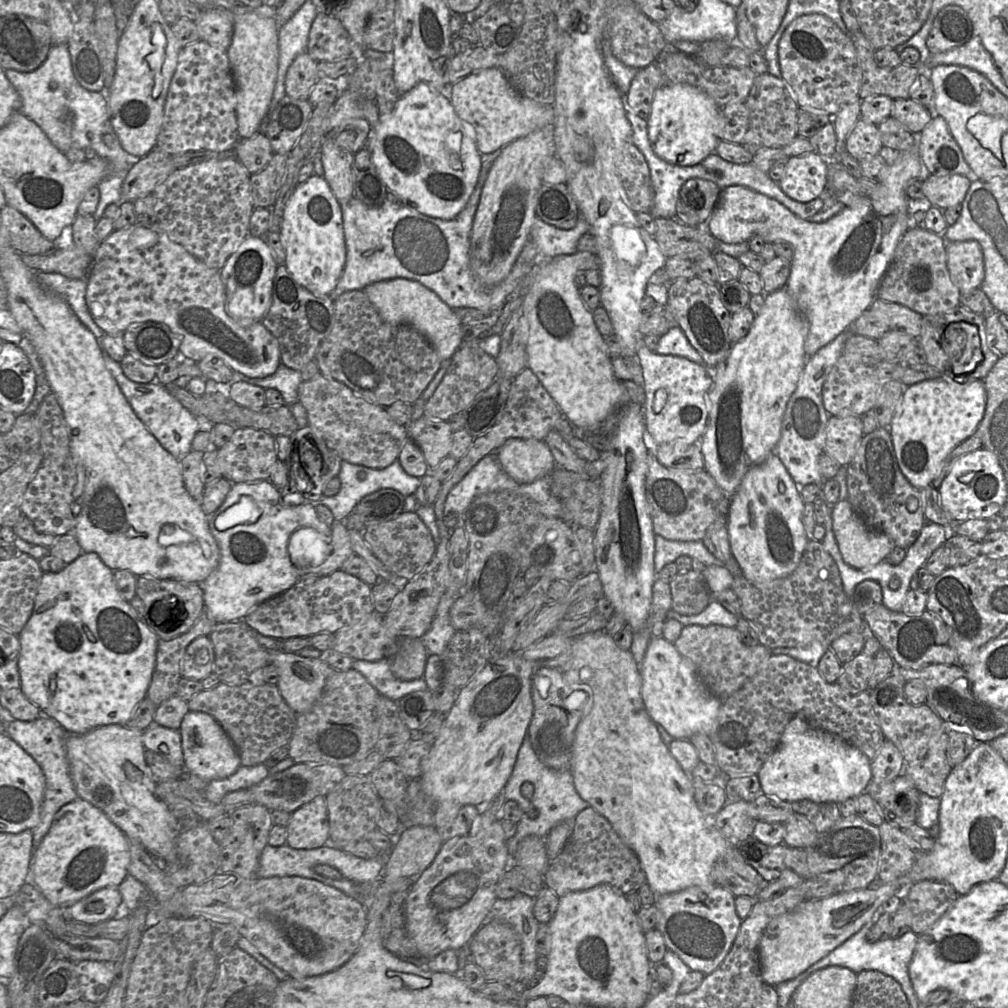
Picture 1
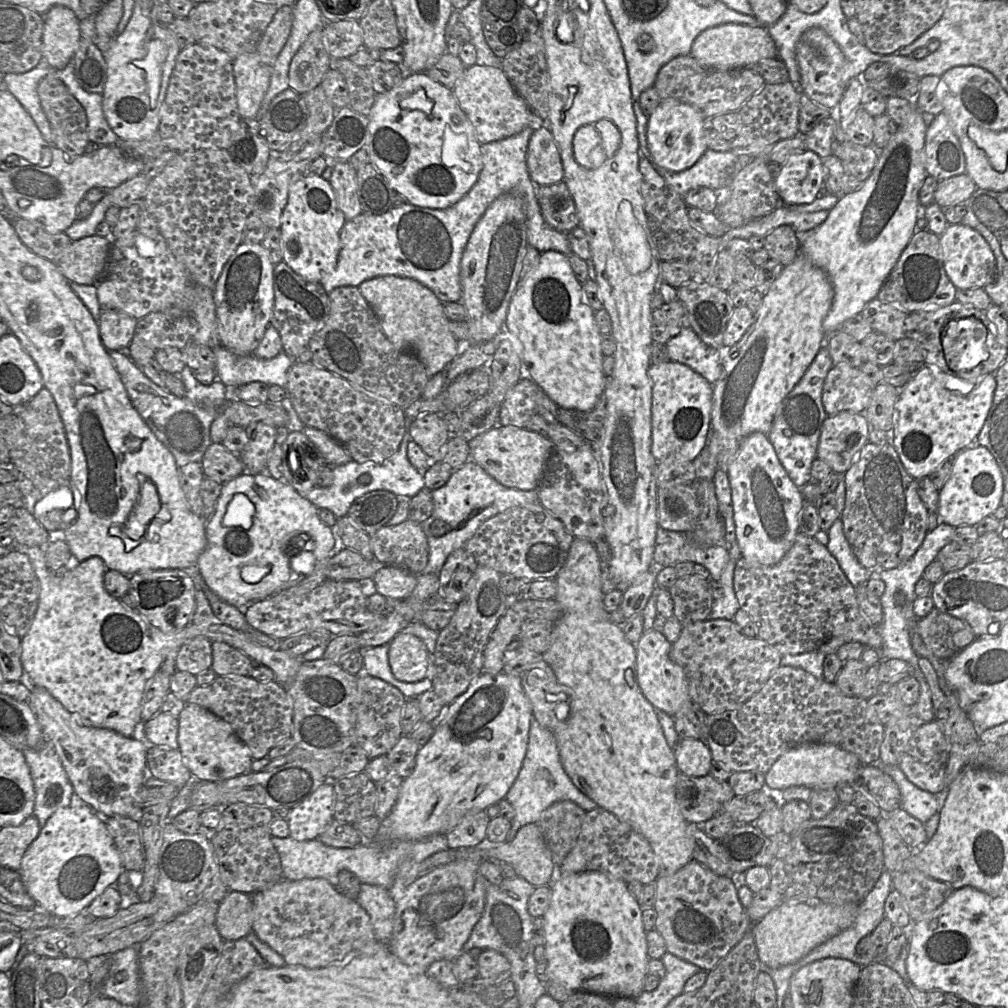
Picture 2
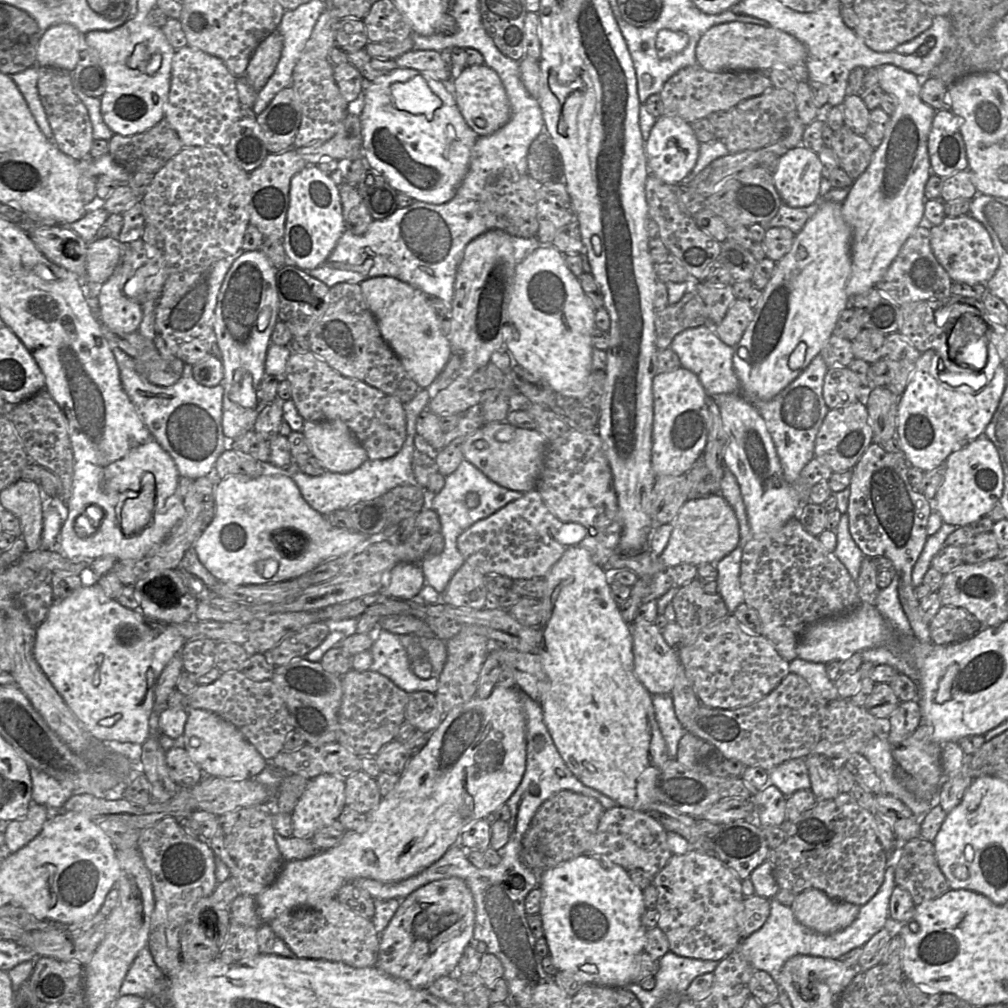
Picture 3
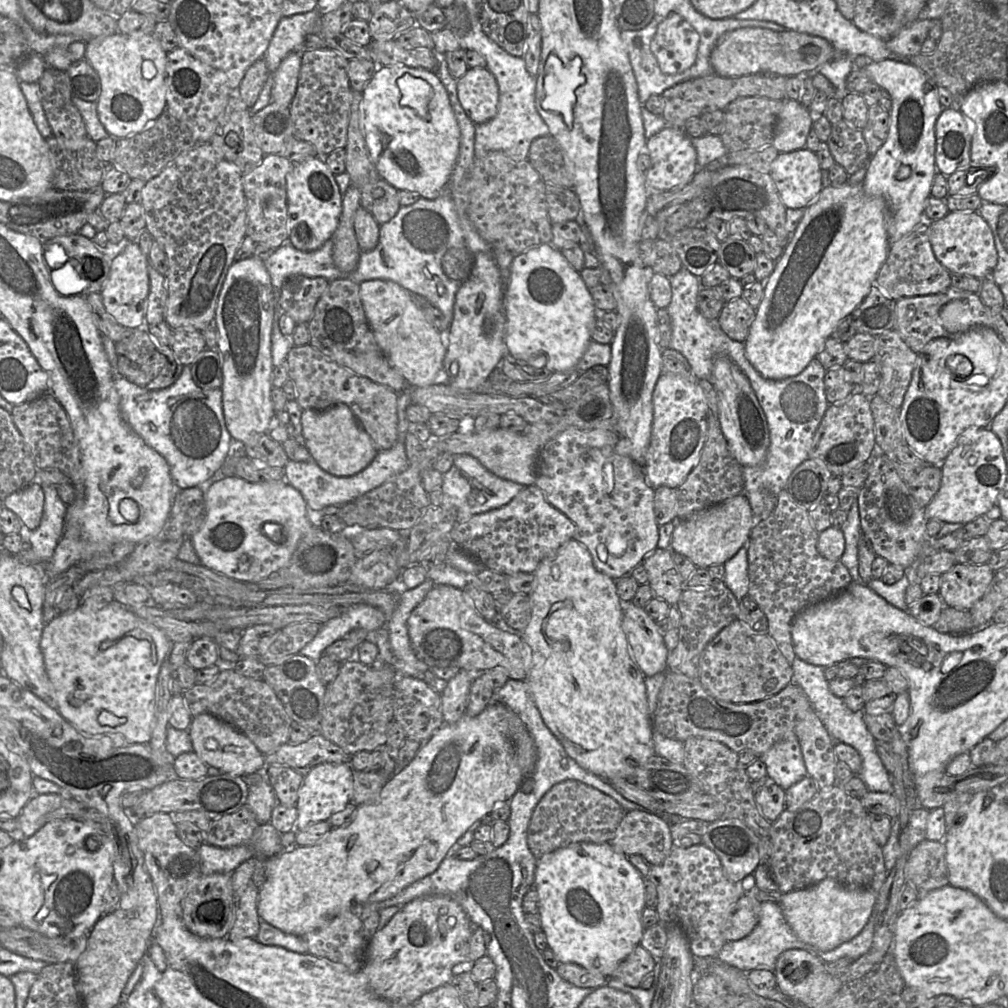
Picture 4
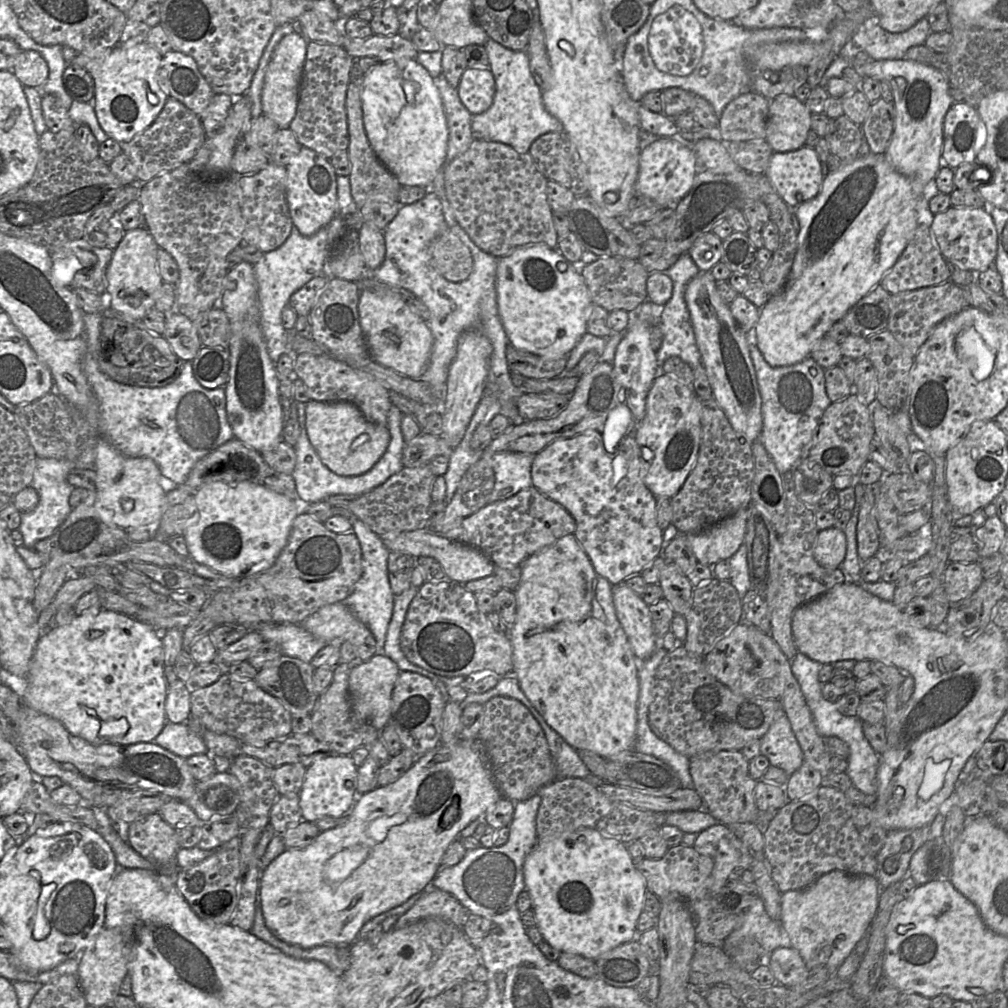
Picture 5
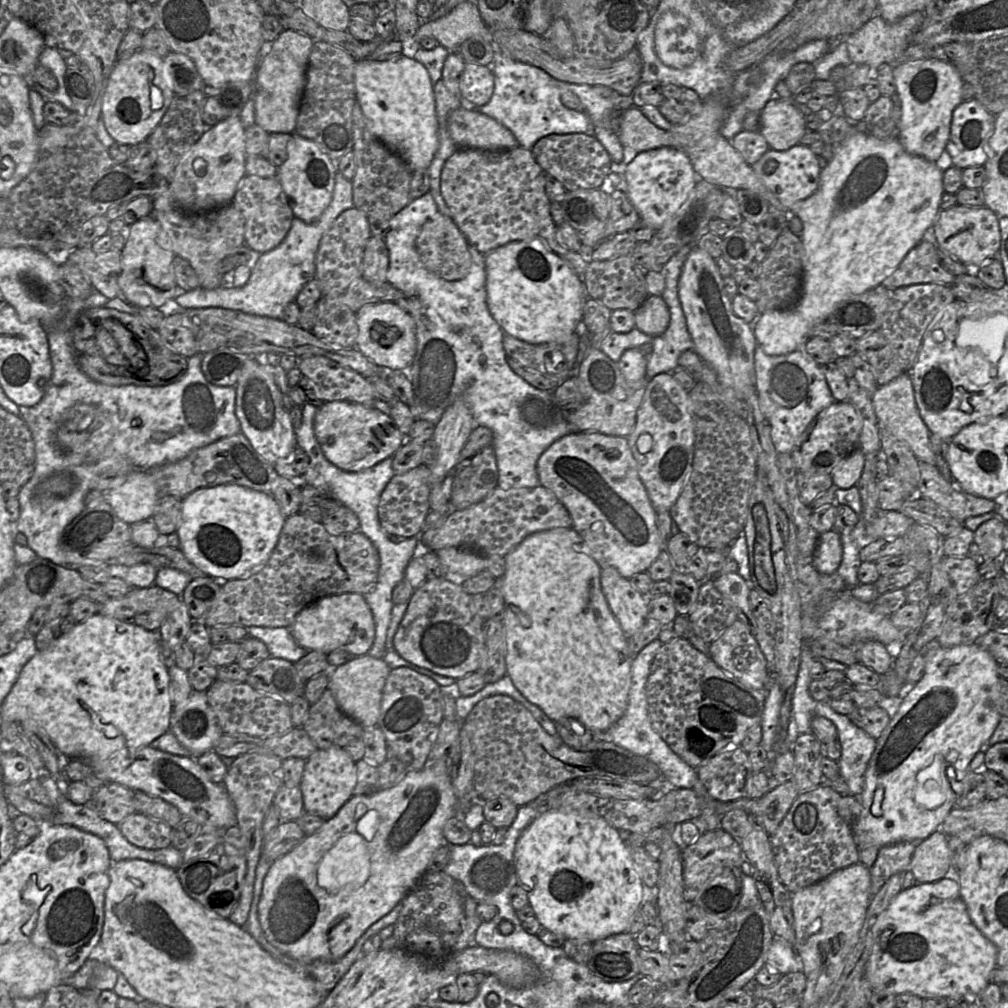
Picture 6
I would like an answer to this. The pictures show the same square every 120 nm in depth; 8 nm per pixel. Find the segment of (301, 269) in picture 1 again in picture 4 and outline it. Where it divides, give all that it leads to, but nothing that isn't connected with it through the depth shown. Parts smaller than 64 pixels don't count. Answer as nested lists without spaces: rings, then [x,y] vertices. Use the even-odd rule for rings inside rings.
[[[307,159],[287,175],[288,232],[286,243],[303,252],[313,252],[332,239],[342,214],[343,194],[335,180],[335,175],[327,167],[324,159]]]

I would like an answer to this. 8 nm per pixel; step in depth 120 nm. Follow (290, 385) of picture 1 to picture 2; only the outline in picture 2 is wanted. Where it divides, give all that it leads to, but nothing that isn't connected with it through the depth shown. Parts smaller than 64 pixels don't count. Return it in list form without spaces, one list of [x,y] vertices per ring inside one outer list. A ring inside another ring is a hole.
[[[222,345],[213,348],[217,380],[226,387],[239,387],[260,381],[271,385],[287,387],[288,372],[294,359],[281,351],[271,359],[261,359],[254,355],[238,356]]]

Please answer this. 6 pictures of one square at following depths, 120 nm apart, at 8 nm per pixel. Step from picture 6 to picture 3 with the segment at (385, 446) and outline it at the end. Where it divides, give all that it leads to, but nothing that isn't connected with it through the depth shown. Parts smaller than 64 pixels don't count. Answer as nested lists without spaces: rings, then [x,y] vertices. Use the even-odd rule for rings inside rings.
[[[341,420],[304,421],[302,433],[311,455],[328,472],[348,473],[368,459],[365,449]]]

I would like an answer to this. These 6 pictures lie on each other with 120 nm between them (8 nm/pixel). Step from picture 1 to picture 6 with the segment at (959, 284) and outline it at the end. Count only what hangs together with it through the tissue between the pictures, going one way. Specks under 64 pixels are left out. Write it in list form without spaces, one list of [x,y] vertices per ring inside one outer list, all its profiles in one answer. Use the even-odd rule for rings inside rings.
[[[955,205],[947,210],[940,210],[934,224],[936,247],[939,247],[964,265],[981,266],[991,258],[997,257],[1001,235],[999,216],[983,206]]]

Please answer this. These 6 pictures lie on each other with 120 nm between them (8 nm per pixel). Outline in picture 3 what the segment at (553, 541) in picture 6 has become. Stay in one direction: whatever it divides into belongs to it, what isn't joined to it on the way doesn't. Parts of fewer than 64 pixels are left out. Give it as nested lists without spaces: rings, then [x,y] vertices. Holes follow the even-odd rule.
[[[579,544],[572,545],[562,557],[552,566],[544,577],[546,590],[542,598],[543,620],[541,622],[541,641],[537,653],[542,659],[544,671],[547,675],[545,690],[540,695],[540,706],[543,711],[544,723],[554,741],[554,744],[570,771],[585,785],[597,790],[614,800],[620,807],[627,807],[639,811],[647,811],[648,807],[656,802],[657,779],[663,766],[669,759],[666,743],[655,717],[652,695],[643,686],[634,673],[633,642],[630,624],[621,616],[619,606],[611,594],[611,574],[592,561],[588,550]]]

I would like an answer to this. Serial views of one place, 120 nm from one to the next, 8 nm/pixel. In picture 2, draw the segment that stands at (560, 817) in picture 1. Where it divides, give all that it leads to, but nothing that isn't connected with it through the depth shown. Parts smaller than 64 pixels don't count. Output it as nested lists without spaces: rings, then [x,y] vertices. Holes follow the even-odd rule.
[[[533,717],[529,730],[528,746],[521,769],[513,785],[504,799],[514,807],[515,816],[511,820],[512,827],[506,841],[514,839],[517,831],[524,825],[536,824],[542,812],[551,804],[562,800],[571,800],[585,811],[597,808],[597,804],[582,793],[565,772],[557,742],[553,732],[542,727]]]

